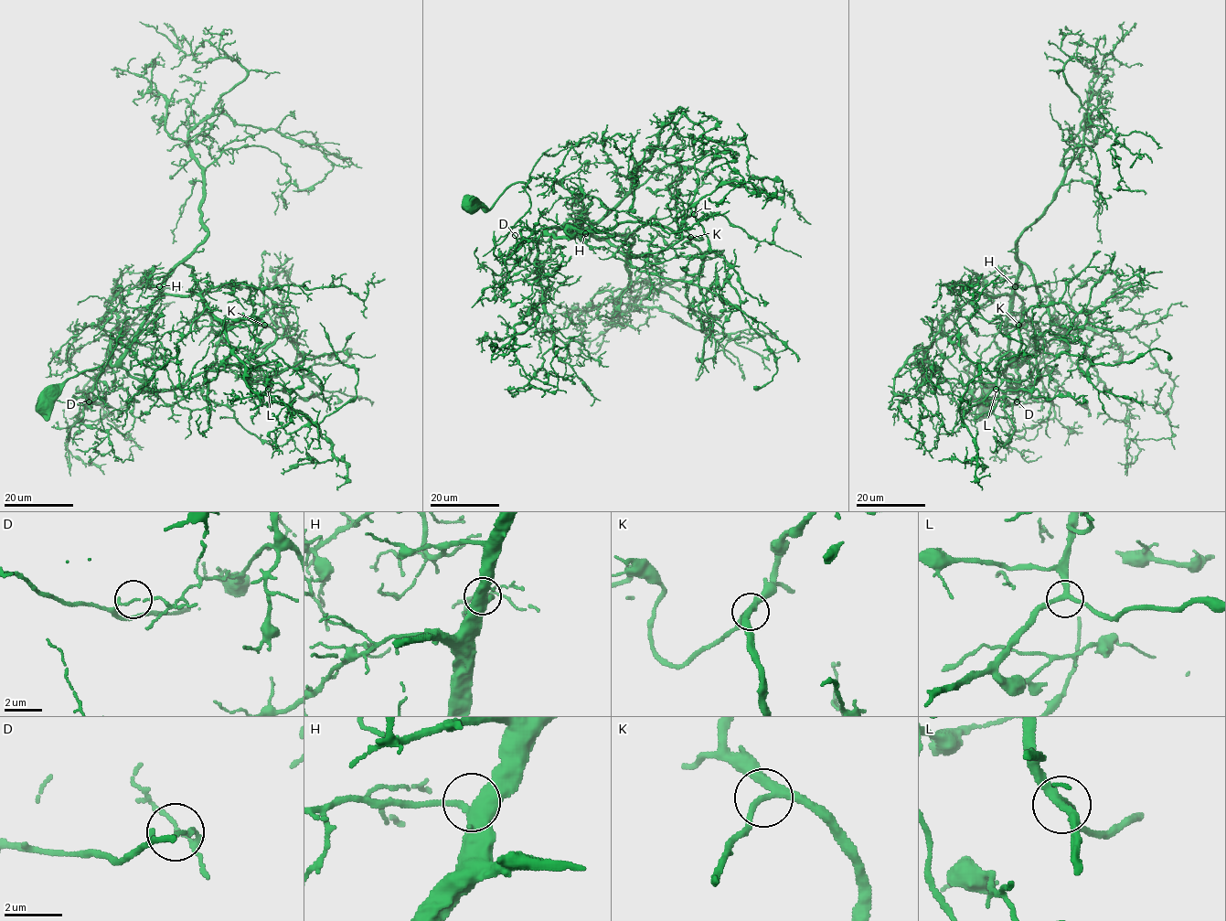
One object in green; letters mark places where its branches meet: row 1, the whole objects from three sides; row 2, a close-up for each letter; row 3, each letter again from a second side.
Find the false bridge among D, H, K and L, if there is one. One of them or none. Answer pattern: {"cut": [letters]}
{"cut": ["D"]}

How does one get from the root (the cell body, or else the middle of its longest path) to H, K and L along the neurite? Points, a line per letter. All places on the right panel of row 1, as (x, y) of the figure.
H: (983, 403), (991, 384), (967, 366), (975, 399), (1043, 390), (1043, 352), (1019, 365), (1010, 355), (1015, 286)
K: (983, 403), (991, 384), (967, 366), (975, 399), (1043, 390), (1040, 349), (1016, 390), (1004, 375), (1018, 325)
L: (983, 403), (991, 384), (965, 367), (975, 399), (1025, 402), (1043, 352), (1011, 390), (1006, 353), (996, 389)

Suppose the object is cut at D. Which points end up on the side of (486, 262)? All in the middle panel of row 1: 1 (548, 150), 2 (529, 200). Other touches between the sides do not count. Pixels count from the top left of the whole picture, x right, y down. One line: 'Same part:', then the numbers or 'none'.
Same part: none

